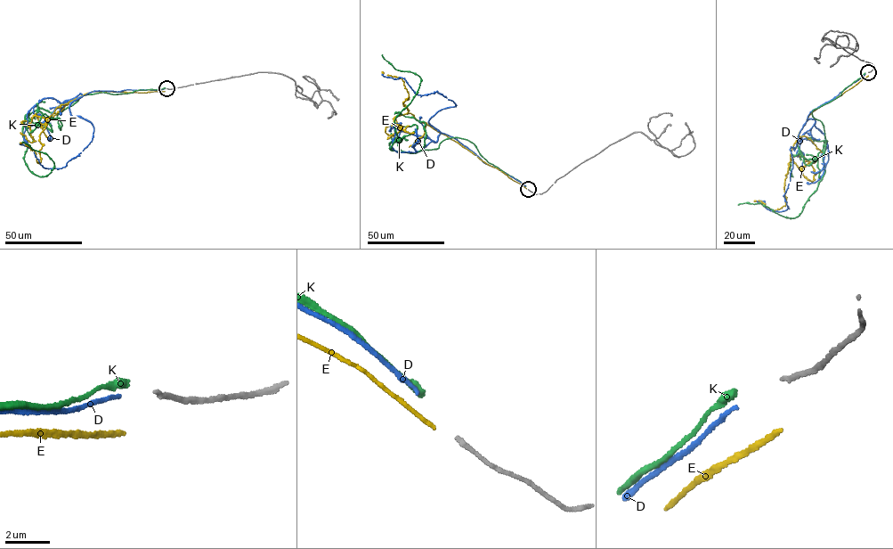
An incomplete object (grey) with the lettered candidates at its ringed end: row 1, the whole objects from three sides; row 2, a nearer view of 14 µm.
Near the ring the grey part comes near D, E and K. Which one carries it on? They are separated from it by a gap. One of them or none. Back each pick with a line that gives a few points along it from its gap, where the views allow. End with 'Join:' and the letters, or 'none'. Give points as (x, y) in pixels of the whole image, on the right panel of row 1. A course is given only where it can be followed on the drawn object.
D: via (865, 74), (808, 115), (790, 148), (787, 209), (774, 211), (757, 201)
Join: D

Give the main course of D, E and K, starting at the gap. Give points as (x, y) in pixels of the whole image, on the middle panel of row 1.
D: (525, 186), (430, 124), (439, 110), (454, 106), (453, 101), (435, 92), (418, 94), (406, 80), (381, 74)
E: (526, 188), (408, 113), (409, 110), (403, 103), (409, 95), (403, 81), (381, 71)
K: (525, 186), (466, 139), (415, 152), (390, 149), (395, 118), (421, 79), (382, 54)

